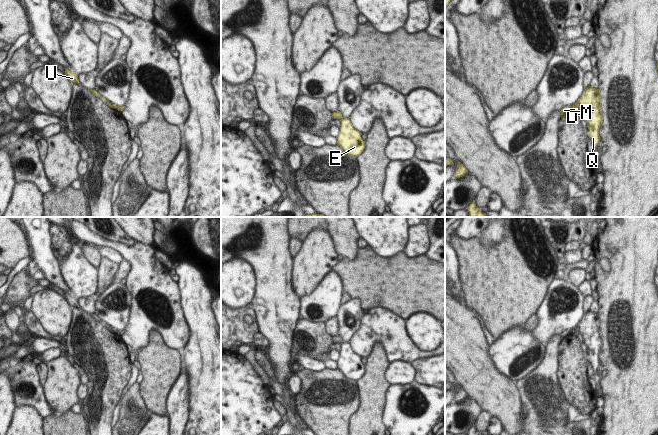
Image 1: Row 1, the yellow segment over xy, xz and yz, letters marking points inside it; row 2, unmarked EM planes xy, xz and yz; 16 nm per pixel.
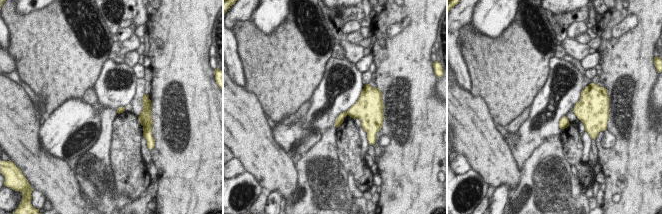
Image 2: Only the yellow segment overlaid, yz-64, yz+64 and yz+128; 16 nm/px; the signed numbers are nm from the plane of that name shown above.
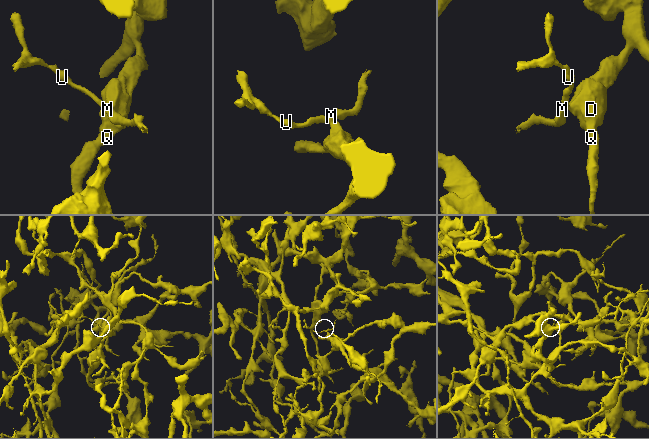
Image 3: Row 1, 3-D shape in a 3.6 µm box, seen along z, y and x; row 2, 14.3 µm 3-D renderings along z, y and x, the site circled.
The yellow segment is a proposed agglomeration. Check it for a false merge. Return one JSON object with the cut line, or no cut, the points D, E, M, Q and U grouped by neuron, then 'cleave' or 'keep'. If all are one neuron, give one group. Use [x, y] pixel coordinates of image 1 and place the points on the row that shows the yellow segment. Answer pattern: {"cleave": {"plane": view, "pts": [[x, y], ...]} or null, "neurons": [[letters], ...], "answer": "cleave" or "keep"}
{"cleave": {"plane": "yz", "pts": [[569, 106], [570, 109]]}, "neurons": [["D", "E", "Q"], ["M", "U"]], "answer": "cleave"}

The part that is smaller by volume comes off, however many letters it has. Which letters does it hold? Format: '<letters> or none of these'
M, U

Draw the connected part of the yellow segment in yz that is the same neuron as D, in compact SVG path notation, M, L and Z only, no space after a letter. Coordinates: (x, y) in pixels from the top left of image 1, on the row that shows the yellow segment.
M588 86L578 101L570 106L570 110L573 111L576 111L578 108L582 111L584 119L587 122L590 141L594 147L597 147L600 140L599 128L603 122L600 90Z

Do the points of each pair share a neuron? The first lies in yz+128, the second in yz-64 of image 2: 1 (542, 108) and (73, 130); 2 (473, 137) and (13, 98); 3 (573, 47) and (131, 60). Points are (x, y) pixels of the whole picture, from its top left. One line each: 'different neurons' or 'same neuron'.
1: different neurons
2: same neuron
3: same neuron

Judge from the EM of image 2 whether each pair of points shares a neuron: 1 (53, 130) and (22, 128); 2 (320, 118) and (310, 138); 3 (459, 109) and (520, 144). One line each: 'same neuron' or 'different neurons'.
1: different neurons
2: different neurons
3: different neurons

